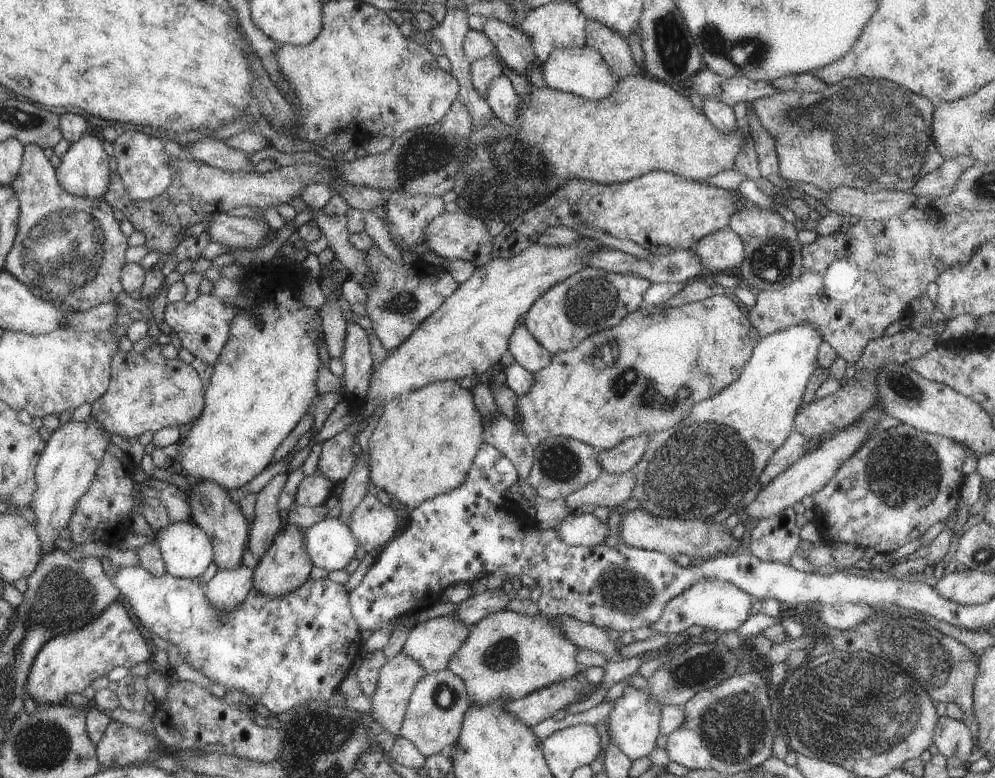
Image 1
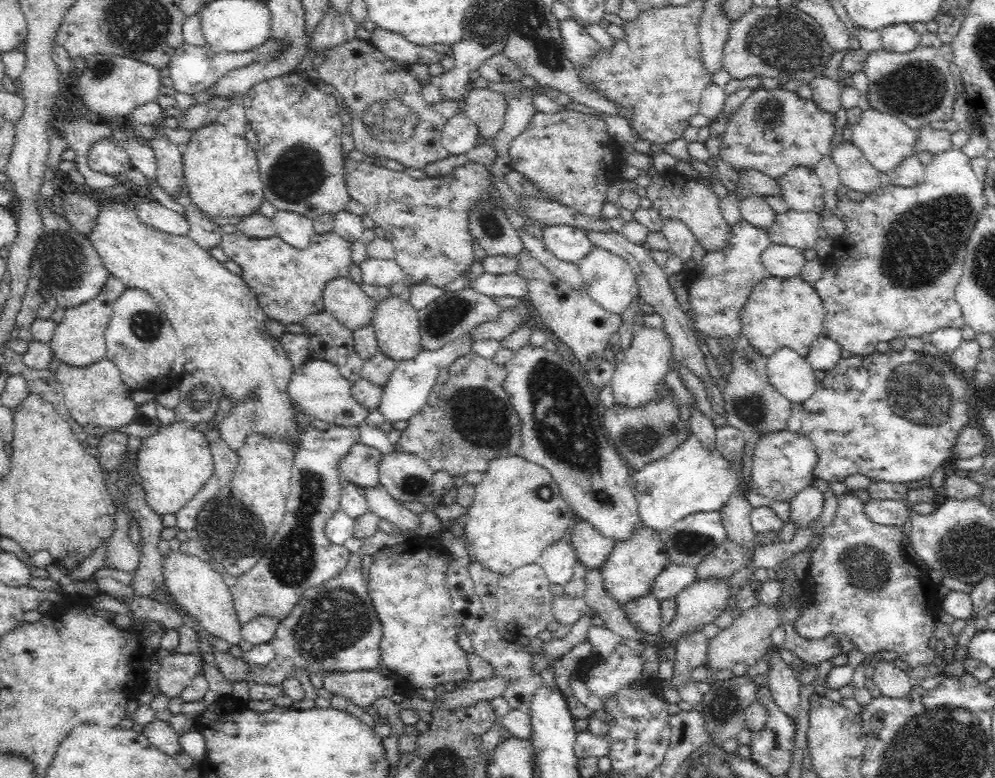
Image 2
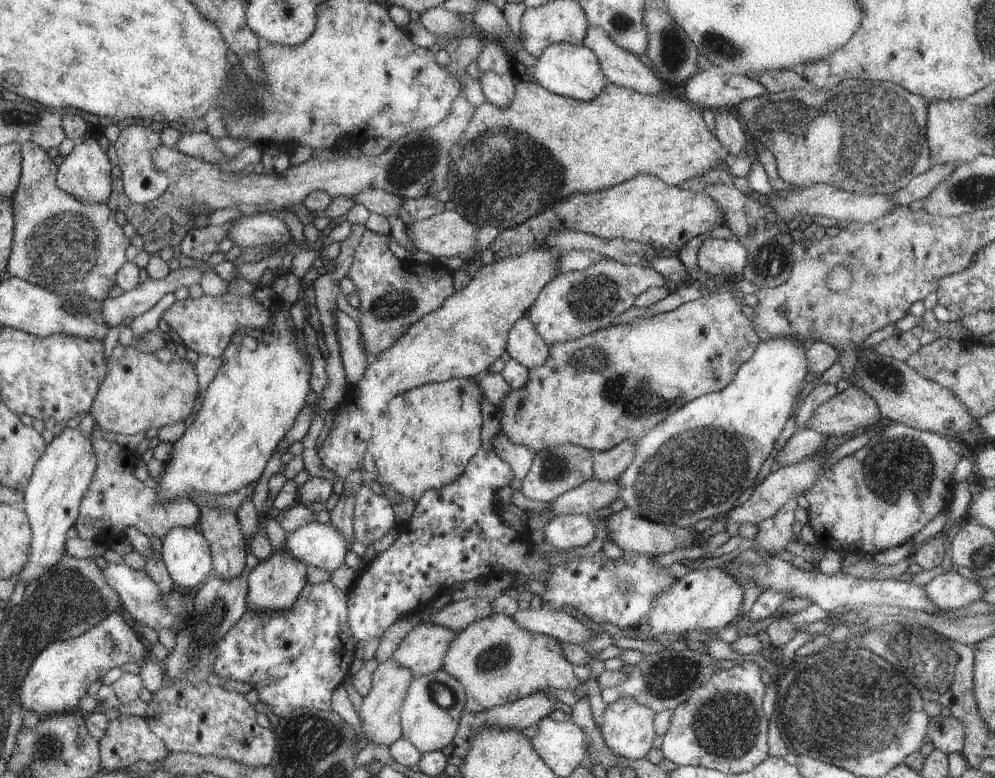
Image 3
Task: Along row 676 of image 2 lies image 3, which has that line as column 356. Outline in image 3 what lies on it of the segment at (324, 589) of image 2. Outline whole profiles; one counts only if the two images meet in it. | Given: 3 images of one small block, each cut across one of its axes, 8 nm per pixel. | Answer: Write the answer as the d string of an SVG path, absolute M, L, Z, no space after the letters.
M366 229L355 246L351 265L346 275L355 286L355 294L359 297L360 304L357 309L360 314L359 340L361 340L365 354L378 354L385 348L390 348L391 344L394 344L395 340L398 340L399 336L402 336L403 332L406 332L407 328L415 323L415 320L422 319L424 315L442 307L442 304L451 295L454 295L453 277L445 267L433 260L420 257L412 260L398 260L389 251L389 242L392 242L390 236L381 236Z

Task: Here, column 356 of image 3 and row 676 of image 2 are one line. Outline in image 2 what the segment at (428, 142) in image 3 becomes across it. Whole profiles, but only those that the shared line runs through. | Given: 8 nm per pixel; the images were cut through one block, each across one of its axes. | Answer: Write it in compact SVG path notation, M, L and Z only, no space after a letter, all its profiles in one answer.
M172 652L165 656L159 664L157 682L160 692L170 698L179 696L190 680L201 672L199 662L193 653Z

